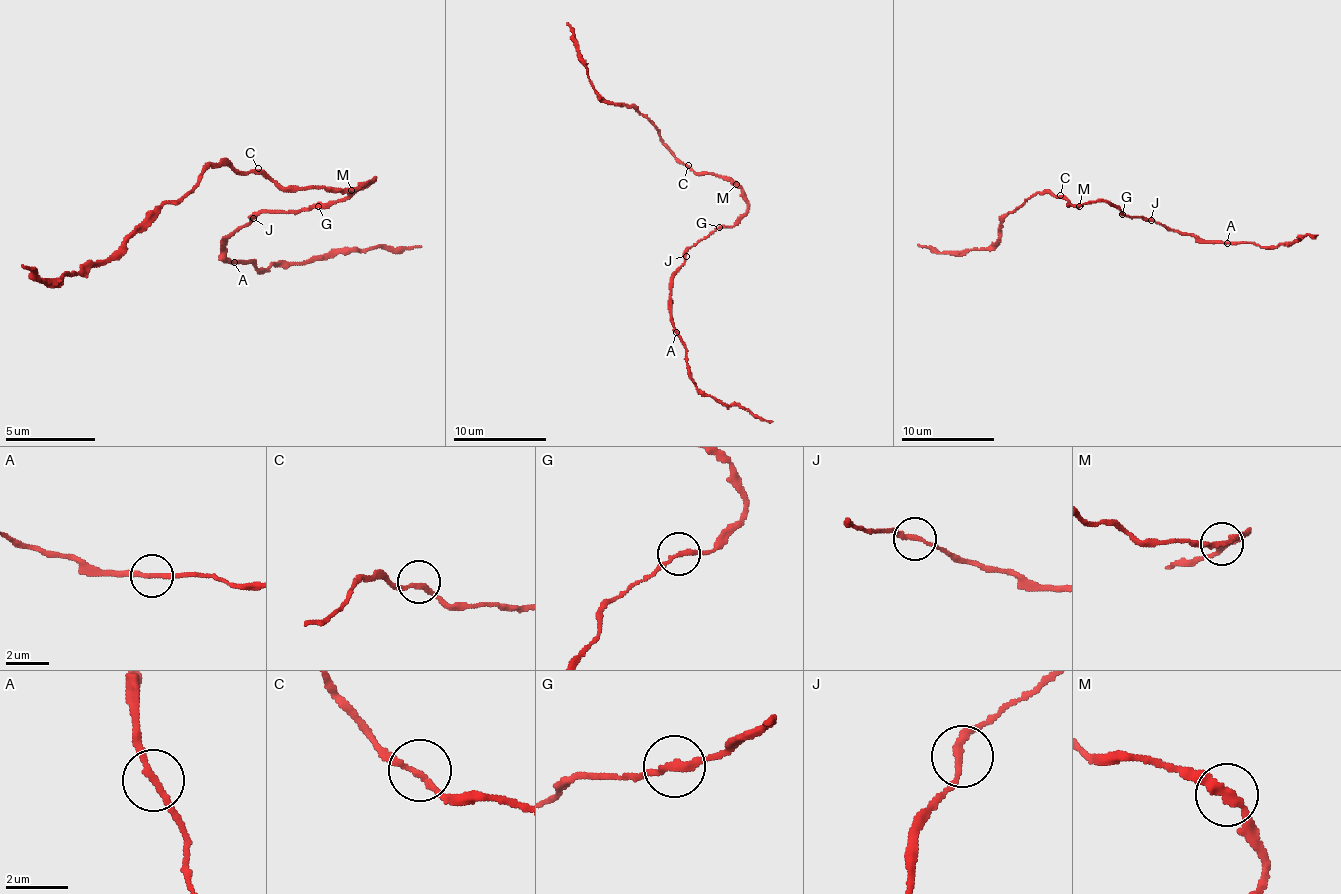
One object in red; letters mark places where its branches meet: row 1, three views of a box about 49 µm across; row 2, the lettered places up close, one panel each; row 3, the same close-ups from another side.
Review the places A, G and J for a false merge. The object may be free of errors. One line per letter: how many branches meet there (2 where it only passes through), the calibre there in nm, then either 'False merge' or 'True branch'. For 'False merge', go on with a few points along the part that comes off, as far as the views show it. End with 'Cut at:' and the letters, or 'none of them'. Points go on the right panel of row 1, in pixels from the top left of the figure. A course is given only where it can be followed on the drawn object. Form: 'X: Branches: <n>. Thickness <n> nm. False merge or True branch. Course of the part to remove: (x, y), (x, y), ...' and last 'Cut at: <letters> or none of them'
A: Branches: 2. Thickness 200 nm. True branch
G: Branches: 2. Thickness 240 nm. True branch
J: Branches: 2. Thickness 220 nm. True branch
Cut at: none of them

